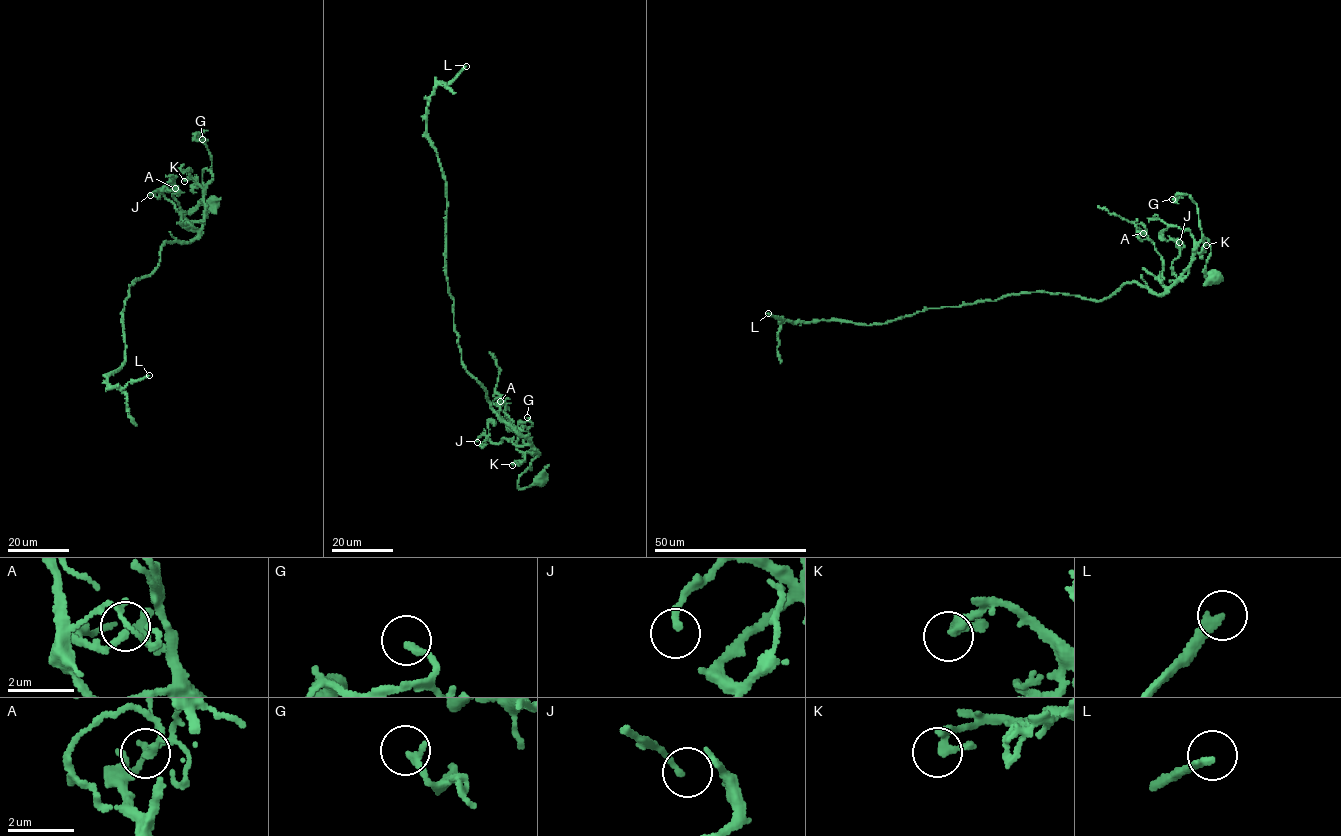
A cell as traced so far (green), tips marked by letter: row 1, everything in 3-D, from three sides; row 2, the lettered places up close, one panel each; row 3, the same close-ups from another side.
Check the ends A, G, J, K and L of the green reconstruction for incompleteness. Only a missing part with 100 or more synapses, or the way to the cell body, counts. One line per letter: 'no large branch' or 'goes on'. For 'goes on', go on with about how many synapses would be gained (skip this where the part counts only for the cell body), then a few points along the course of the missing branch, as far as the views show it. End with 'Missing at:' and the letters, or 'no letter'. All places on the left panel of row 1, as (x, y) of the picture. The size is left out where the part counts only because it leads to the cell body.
A: no large branch
G: no large branch
J: no large branch
K: no large branch
L: goes on; about 550 synapses
Missing at: L

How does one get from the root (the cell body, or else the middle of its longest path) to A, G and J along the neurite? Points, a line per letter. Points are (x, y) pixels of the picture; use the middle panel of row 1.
A: (539, 480), (518, 488), (539, 454), (508, 430), (493, 403), (500, 401)
G: (539, 480), (524, 488), (517, 486), (538, 456), (523, 442), (528, 428), (520, 421), (527, 417)
J: (539, 480), (517, 486), (539, 454), (530, 445), (504, 438), (493, 443), (483, 435), (477, 442)

